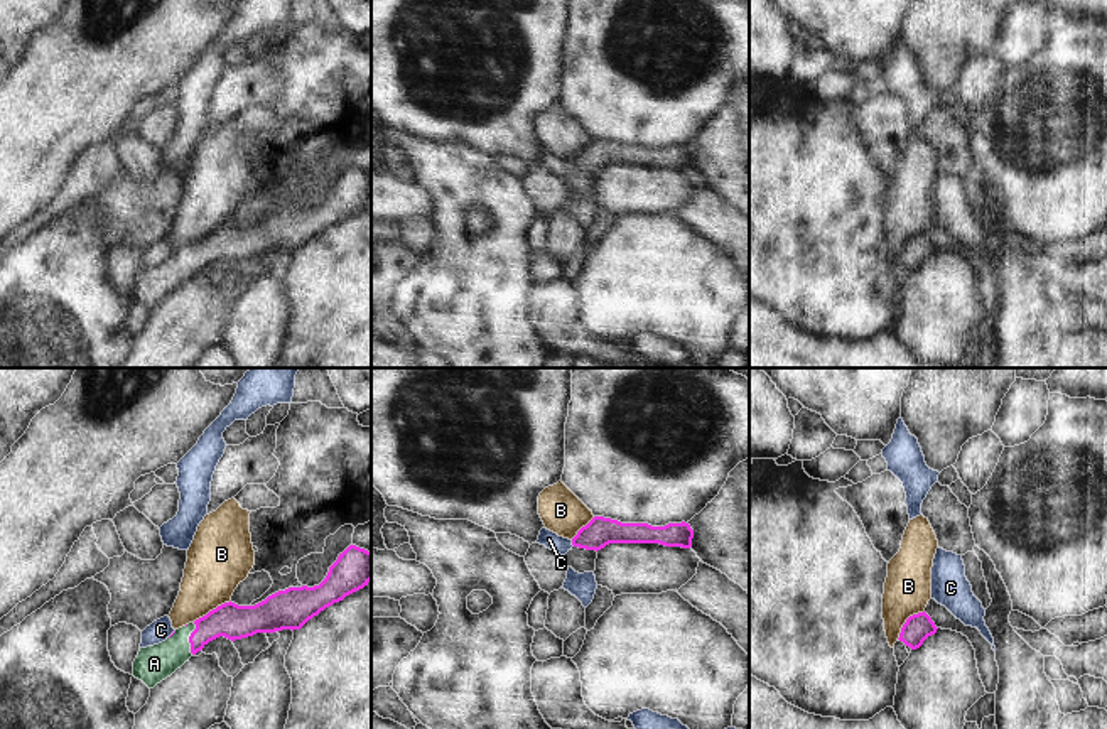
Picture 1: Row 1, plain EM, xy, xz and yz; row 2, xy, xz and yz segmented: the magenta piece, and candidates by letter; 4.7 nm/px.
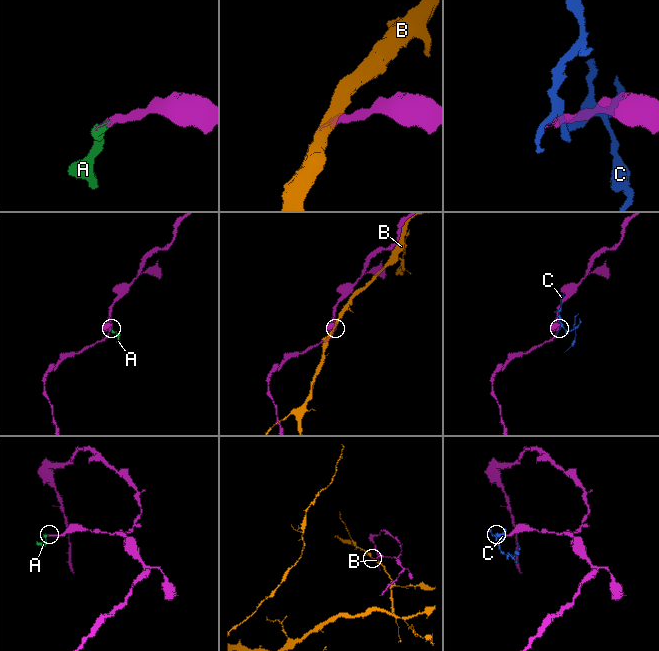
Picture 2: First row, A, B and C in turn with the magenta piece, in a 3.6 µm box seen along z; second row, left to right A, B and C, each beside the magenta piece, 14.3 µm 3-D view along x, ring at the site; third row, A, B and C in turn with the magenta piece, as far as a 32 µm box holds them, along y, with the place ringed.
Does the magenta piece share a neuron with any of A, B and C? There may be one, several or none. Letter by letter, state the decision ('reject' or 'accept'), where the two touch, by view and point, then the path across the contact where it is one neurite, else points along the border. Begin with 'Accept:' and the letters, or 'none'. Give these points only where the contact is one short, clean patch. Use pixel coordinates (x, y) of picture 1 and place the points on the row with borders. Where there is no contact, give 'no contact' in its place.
Accept: A
A: accept; contact xy (189, 638); way xy (233, 621), (218, 621), (189, 638), (172, 653), (154, 664)
B: reject; contact xy (213, 610); border xy (230, 599), (193, 621)
C: reject; contact xz (572, 544); border xz (571, 540), (574, 545)

